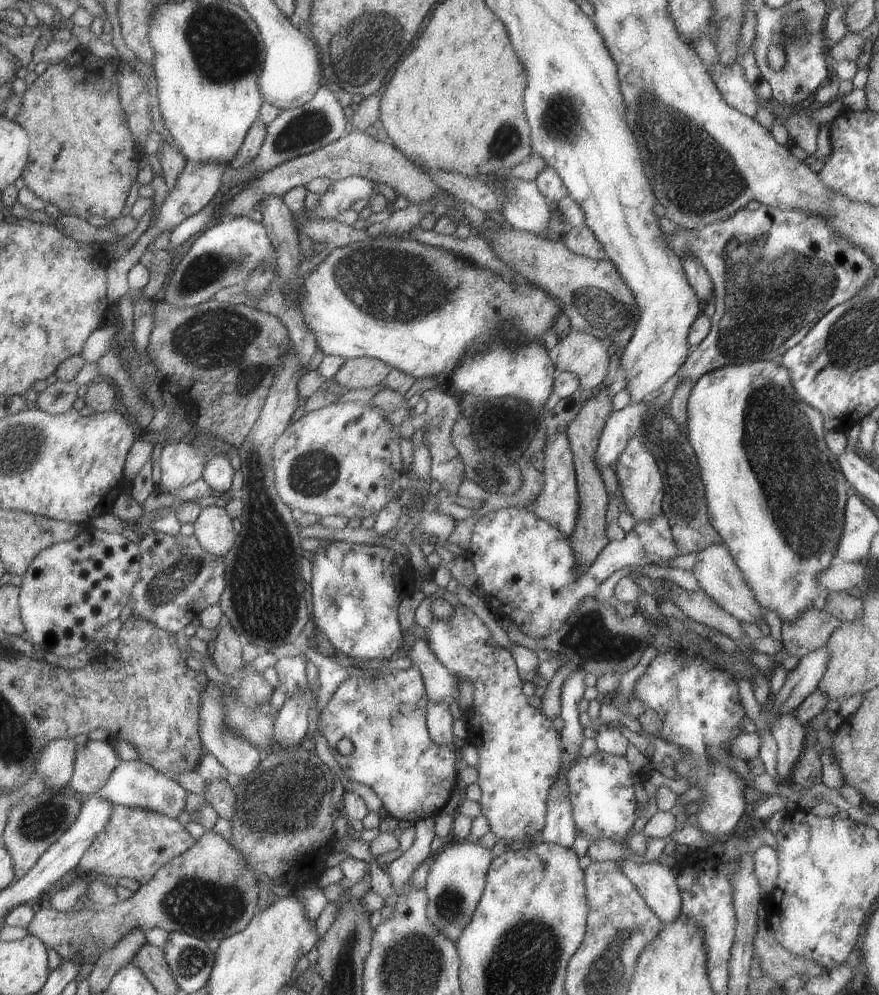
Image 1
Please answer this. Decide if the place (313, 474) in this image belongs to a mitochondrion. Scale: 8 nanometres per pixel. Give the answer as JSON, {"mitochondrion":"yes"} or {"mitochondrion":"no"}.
{"mitochondrion":"yes"}

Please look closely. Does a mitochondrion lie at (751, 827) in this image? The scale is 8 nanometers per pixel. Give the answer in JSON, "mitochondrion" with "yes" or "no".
{"mitochondrion":"no"}

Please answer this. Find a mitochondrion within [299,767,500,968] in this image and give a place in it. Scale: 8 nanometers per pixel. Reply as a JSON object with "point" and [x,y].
{"point":[449,904]}

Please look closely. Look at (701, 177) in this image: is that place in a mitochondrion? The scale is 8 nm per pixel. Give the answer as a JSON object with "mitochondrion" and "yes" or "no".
{"mitochondrion":"yes"}

